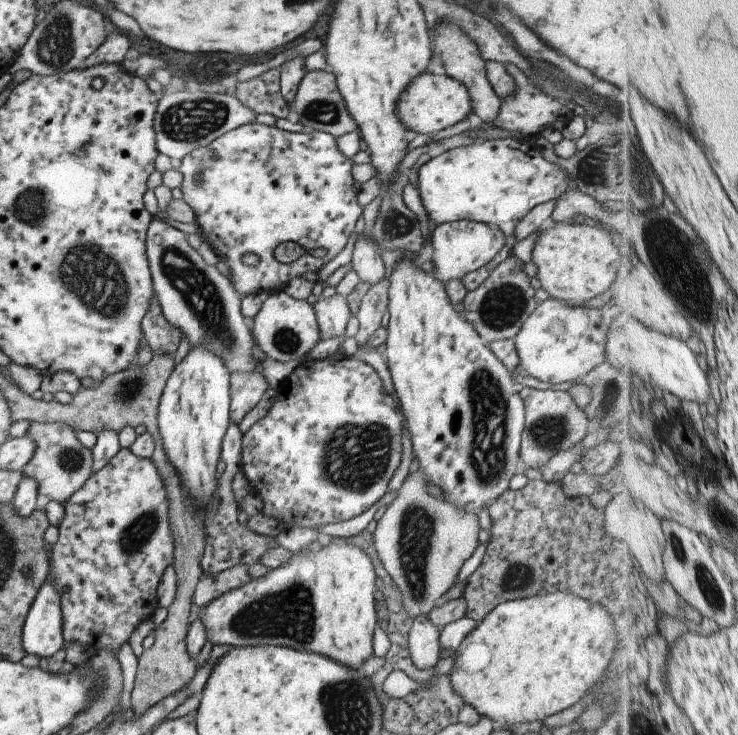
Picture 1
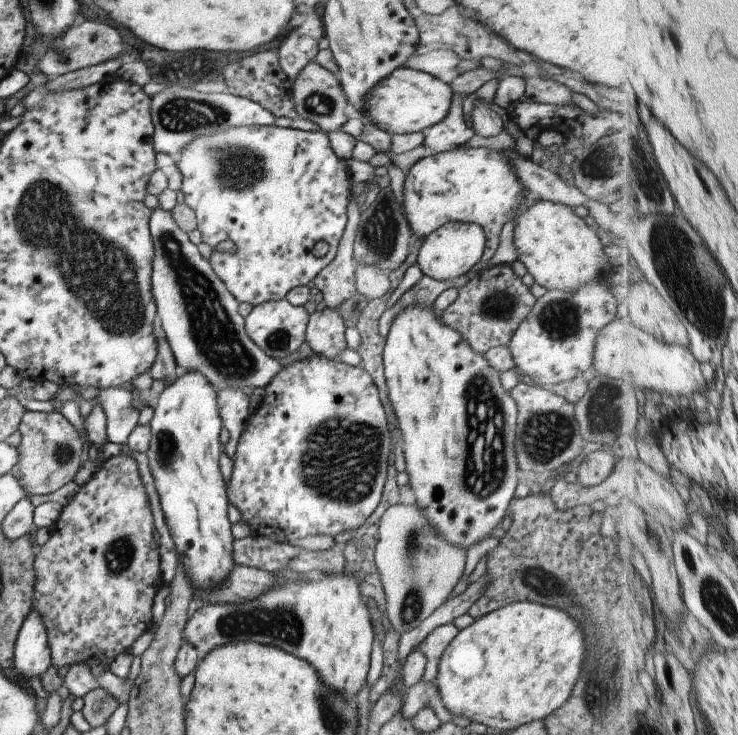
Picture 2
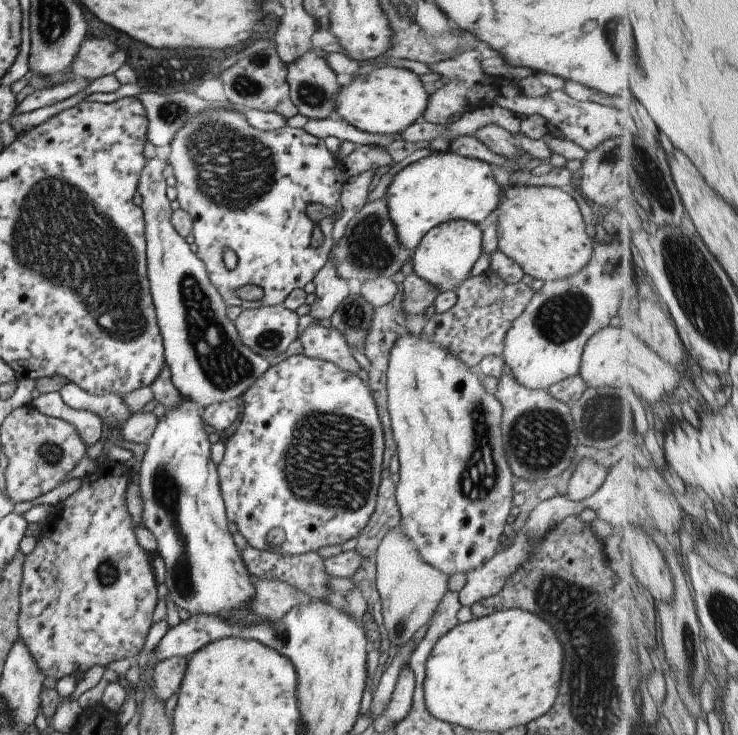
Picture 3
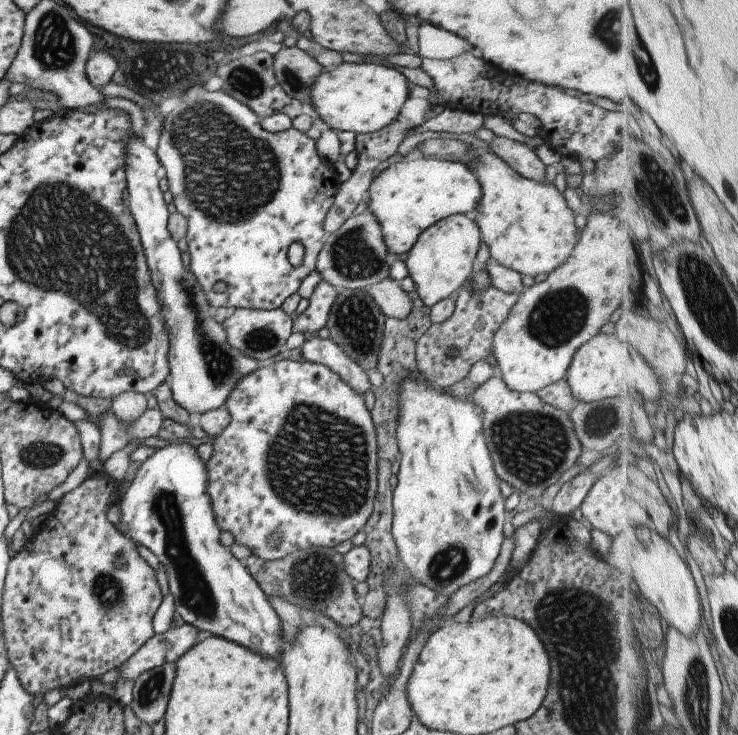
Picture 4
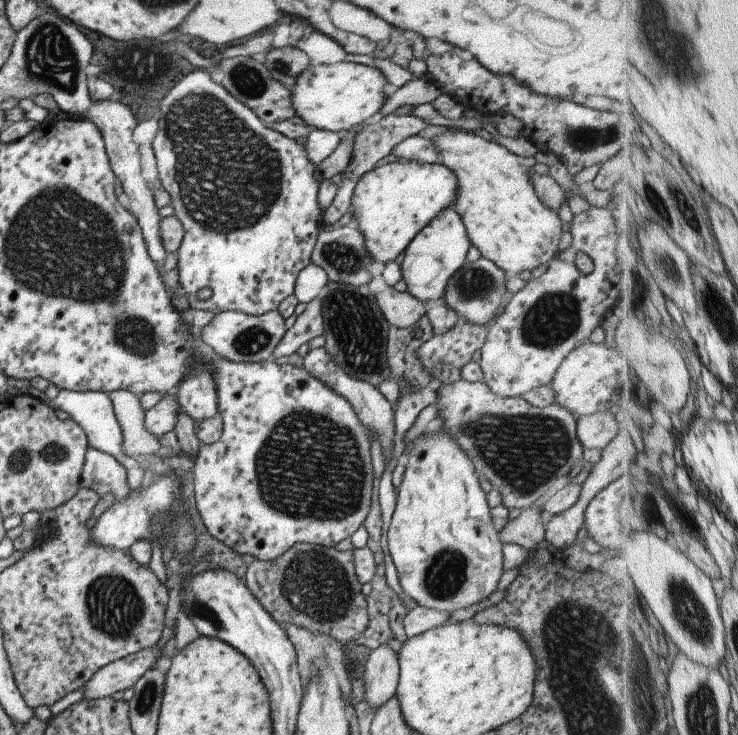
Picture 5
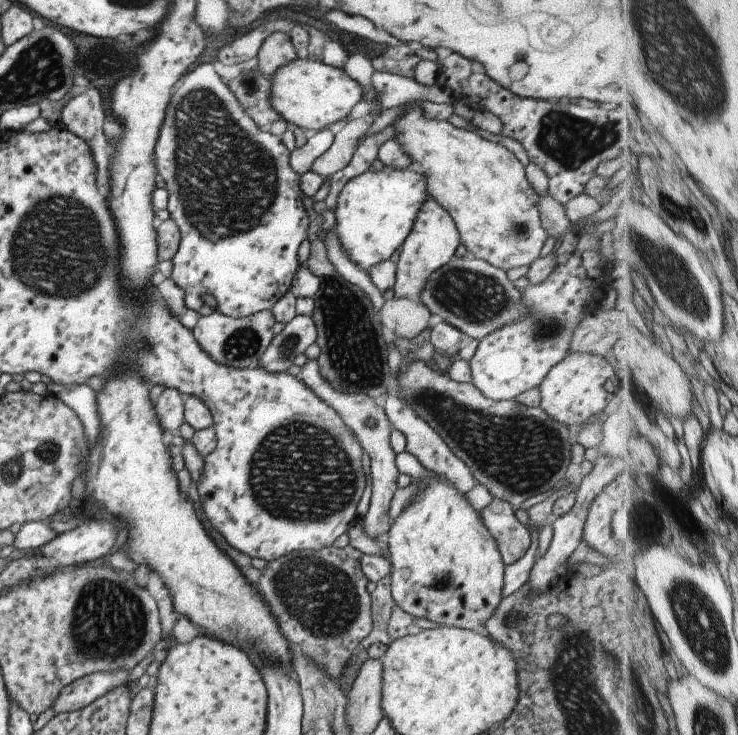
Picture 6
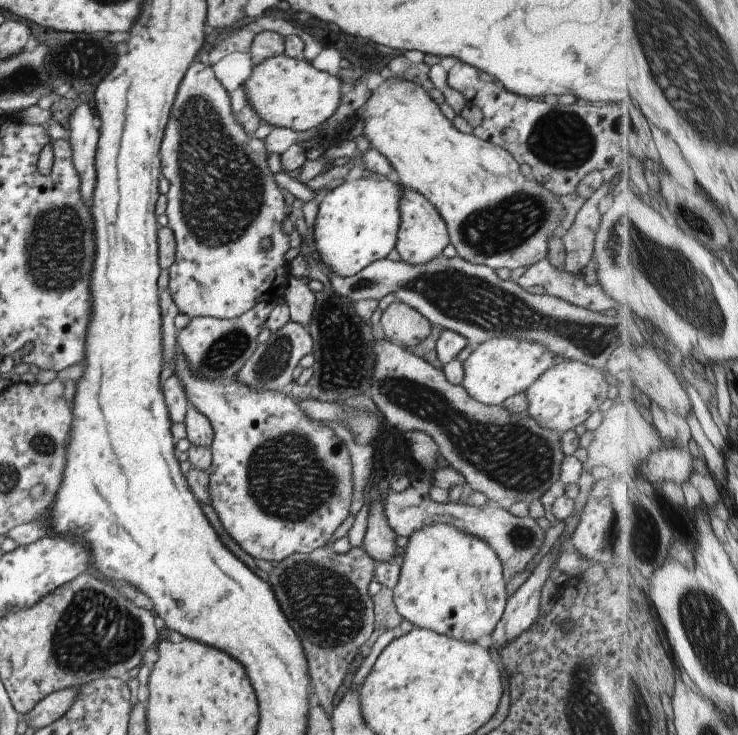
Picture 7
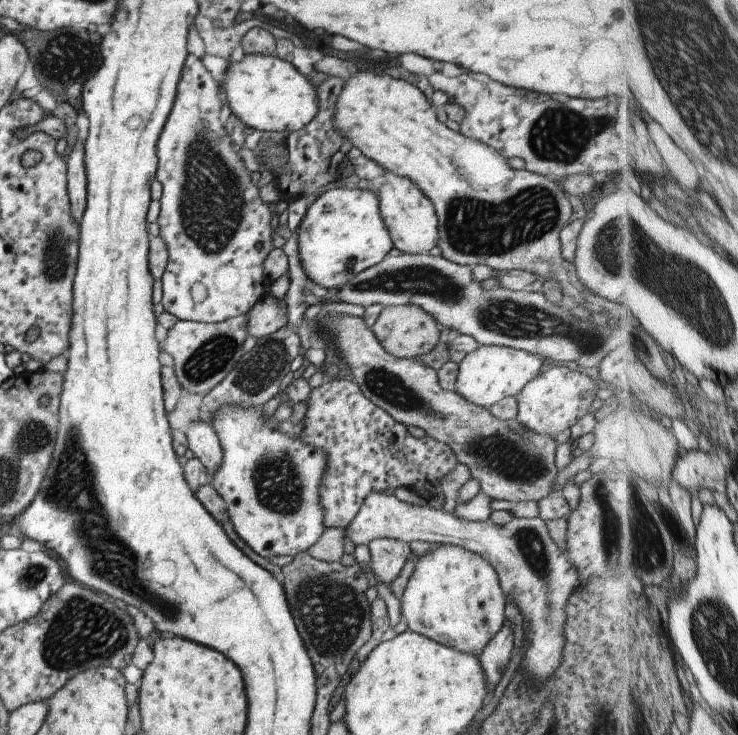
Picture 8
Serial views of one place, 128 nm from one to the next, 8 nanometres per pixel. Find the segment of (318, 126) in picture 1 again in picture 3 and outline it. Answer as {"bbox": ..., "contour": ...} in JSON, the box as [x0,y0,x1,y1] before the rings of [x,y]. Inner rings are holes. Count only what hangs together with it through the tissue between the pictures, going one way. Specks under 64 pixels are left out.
{"bbox":[285,51,339,119],"contour":[[[307,51],[285,64],[286,83],[291,104],[297,108],[297,112],[305,118],[325,119],[335,110],[335,96],[339,92],[339,85],[335,81],[335,74],[329,70],[324,58],[317,53]]]}

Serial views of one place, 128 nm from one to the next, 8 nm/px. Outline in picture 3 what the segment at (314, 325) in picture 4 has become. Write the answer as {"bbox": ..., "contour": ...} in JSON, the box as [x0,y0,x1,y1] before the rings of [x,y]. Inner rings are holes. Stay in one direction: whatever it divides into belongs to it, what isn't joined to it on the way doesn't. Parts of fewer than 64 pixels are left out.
{"bbox":[307,262,349,323],"contour":[[[326,262],[313,277],[312,281],[316,286],[315,300],[309,305],[307,315],[311,316],[315,323],[322,318],[330,318],[337,304],[349,295],[347,282],[337,278],[335,274],[337,274],[335,266],[331,262]]]}

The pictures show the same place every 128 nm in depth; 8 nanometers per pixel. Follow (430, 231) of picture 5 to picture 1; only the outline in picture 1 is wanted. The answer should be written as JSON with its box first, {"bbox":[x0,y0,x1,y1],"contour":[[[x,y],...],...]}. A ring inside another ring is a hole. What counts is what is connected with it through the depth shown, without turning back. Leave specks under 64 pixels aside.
{"bbox":[429,220,505,283],"contour":[[[456,220],[431,227],[429,244],[432,247],[431,263],[433,276],[442,283],[461,279],[462,276],[485,266],[499,248],[503,248],[505,237],[498,228],[477,221]]]}

